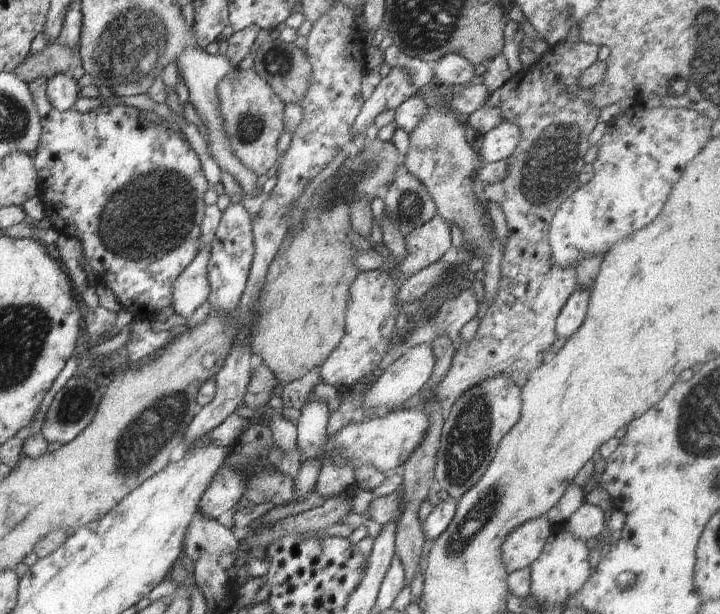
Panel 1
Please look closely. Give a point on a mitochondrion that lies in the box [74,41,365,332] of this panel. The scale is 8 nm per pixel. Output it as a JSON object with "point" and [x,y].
{"point":[155,222]}

